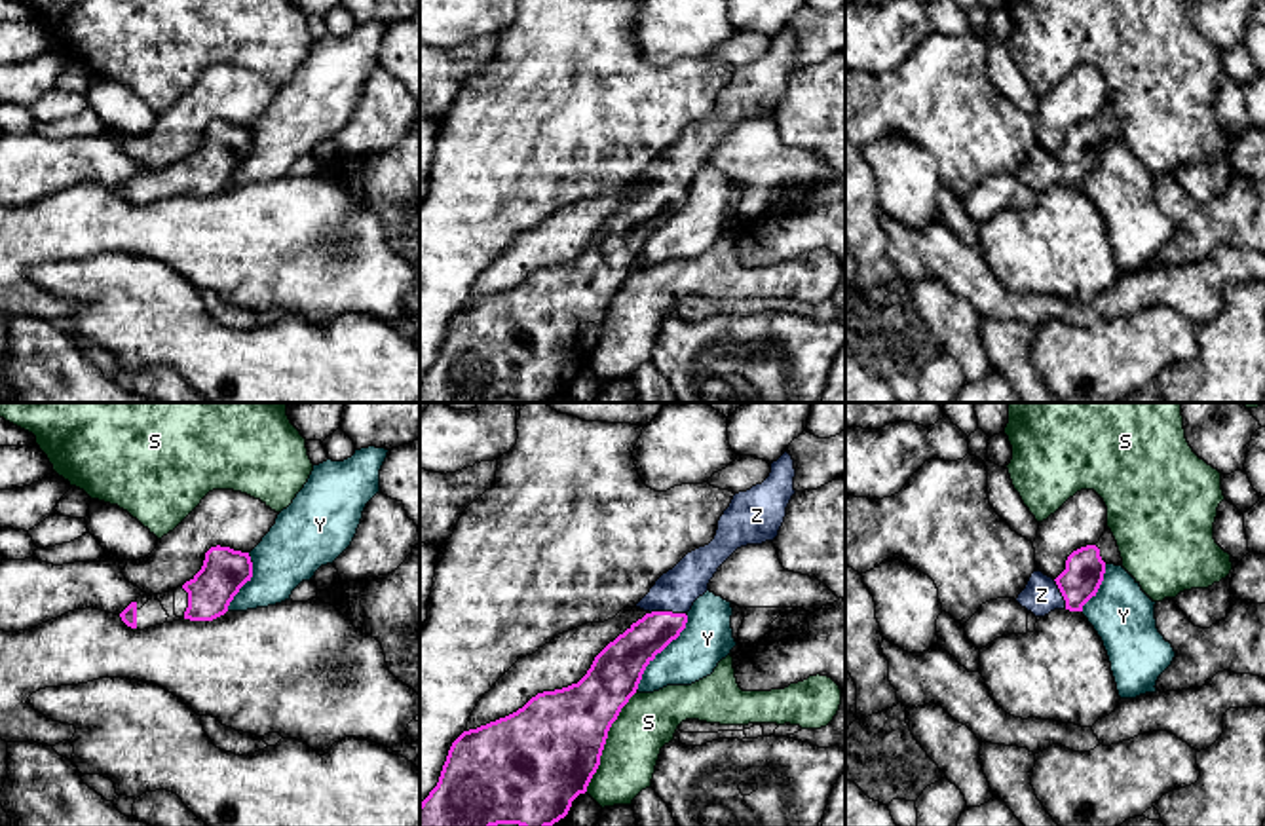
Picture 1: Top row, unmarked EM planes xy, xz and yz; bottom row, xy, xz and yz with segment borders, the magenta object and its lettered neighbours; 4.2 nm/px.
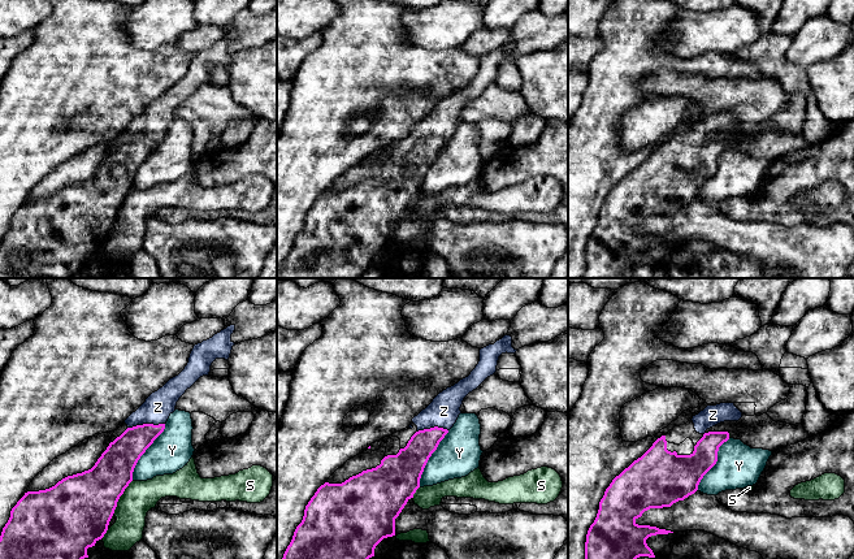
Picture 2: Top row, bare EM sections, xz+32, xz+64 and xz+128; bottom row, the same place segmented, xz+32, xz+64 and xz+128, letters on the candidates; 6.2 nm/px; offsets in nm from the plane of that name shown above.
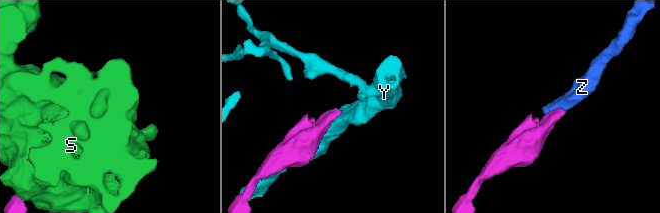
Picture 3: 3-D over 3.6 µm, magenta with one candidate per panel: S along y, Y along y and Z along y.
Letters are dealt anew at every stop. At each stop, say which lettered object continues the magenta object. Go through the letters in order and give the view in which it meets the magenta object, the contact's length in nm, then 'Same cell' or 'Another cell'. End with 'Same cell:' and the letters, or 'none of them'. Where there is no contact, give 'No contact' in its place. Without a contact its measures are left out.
S: Touches magenta in xz. Shared border 480 nm. Another cell
Y: Touches magenta in xz. Shared border 400 nm. Another cell
Z: Touches magenta in xz. Shared border 160 nm. Same cell
Same cell: Z

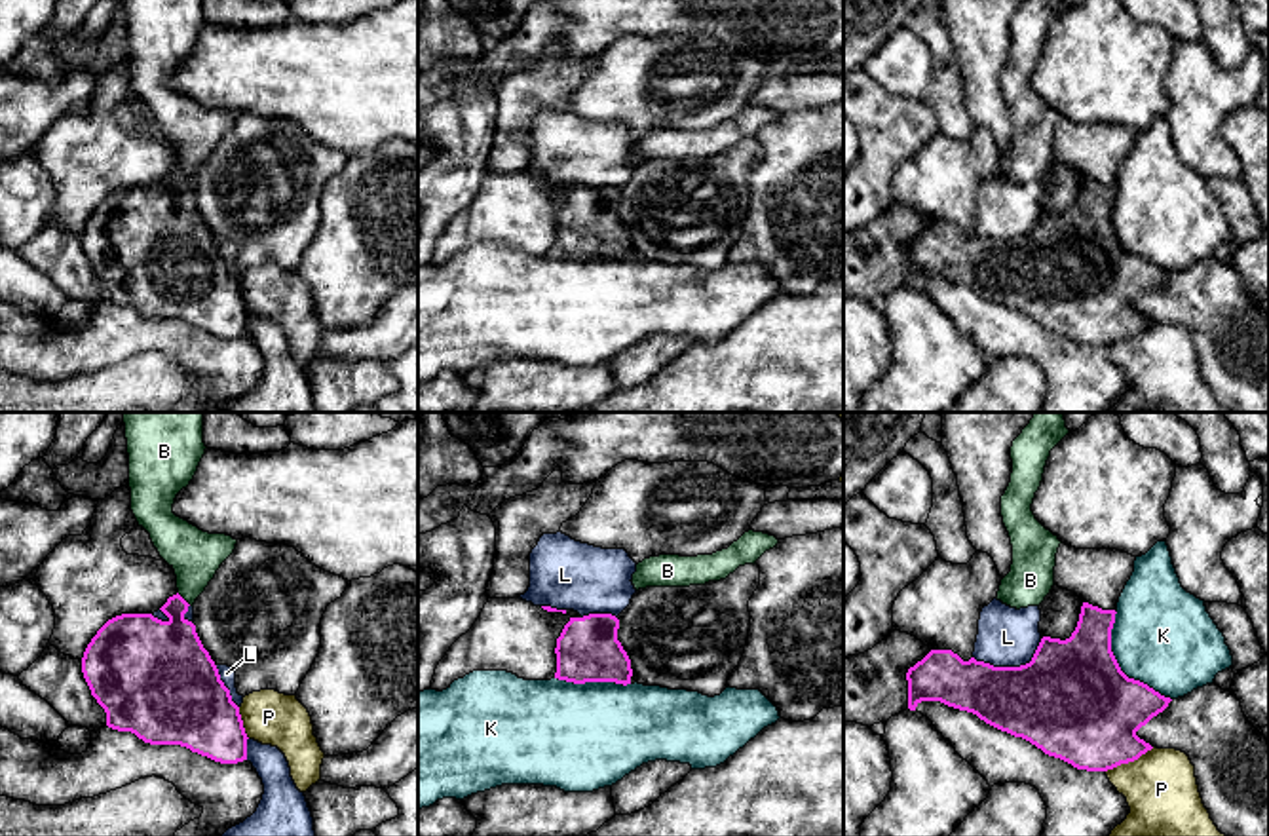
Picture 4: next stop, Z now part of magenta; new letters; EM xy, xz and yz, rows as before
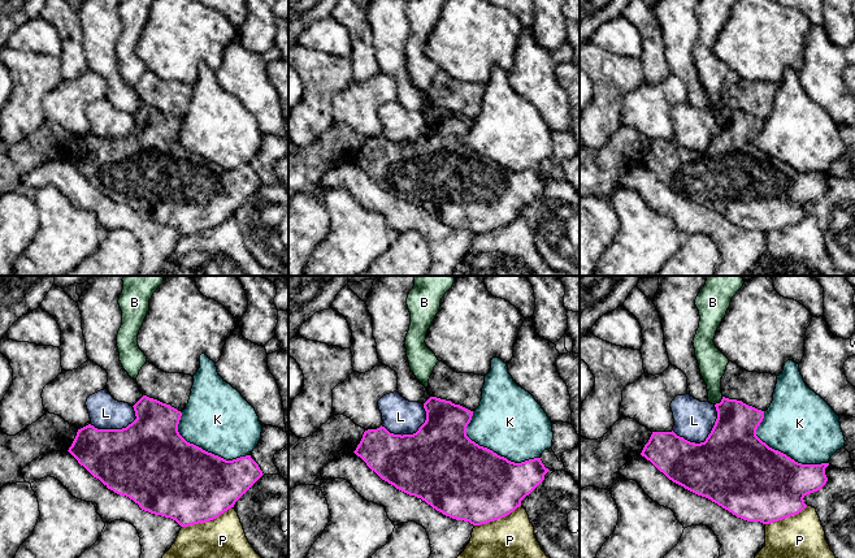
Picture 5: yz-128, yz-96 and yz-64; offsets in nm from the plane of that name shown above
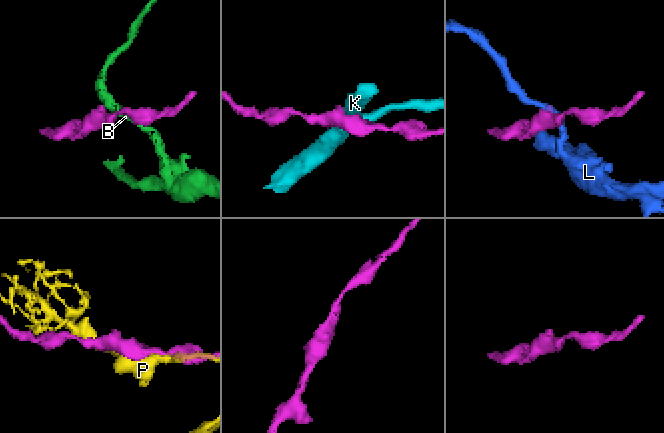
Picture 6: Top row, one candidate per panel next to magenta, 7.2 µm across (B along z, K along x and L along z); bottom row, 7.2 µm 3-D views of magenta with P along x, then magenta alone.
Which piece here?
B: Touches magenta in xy. Shared border 80 nm. Another cell
K: Touches magenta in yz. Shared border 460 nm. Another cell
L: Touches magenta in yz. Shared border 300 nm. Another cell
P: Touches magenta in yz. Shared border 240 nm. Another cell
Same cell: none of them

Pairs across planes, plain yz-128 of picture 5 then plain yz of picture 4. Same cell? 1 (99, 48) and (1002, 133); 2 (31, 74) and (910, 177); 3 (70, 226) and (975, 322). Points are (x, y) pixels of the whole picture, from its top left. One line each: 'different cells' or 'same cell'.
1: same cell
2: different cells
3: different cells

